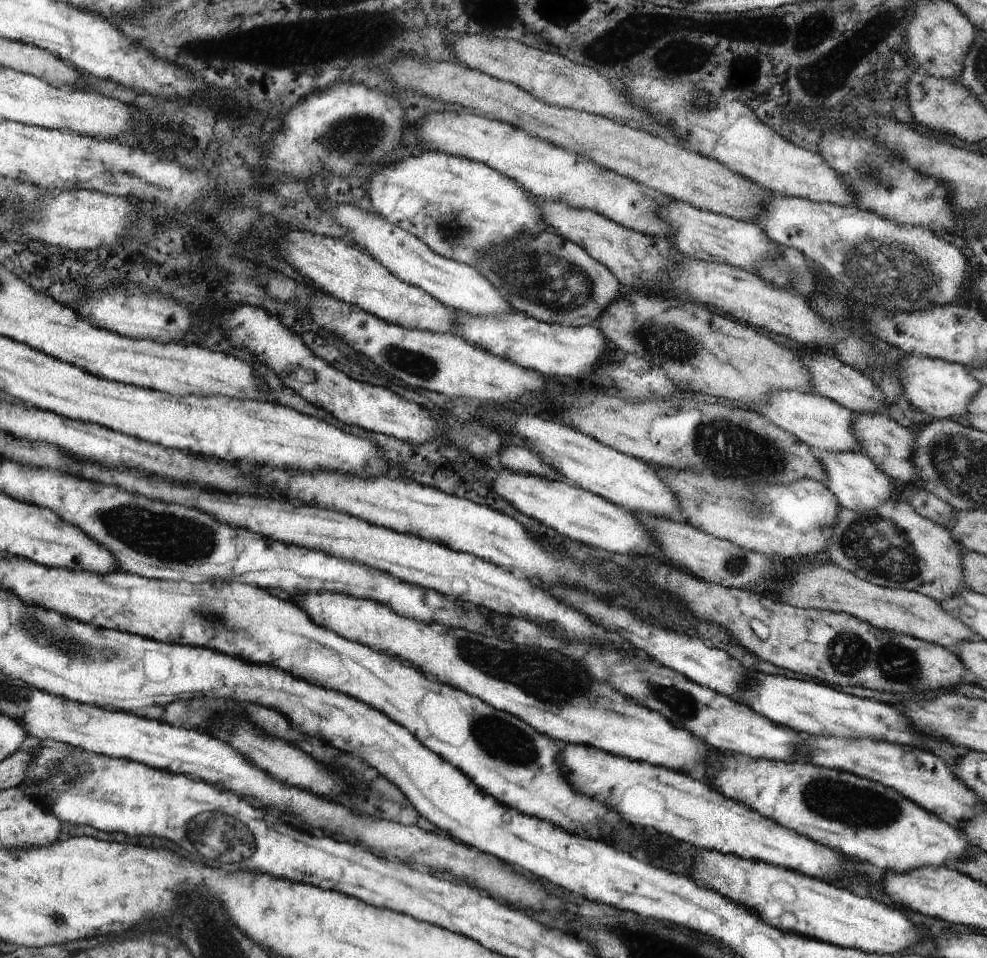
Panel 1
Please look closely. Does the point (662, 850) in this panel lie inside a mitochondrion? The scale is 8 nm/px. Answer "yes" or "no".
no

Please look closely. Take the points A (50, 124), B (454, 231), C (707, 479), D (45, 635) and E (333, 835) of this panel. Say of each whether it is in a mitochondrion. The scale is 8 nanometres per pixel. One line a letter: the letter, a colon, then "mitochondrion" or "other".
A: other
B: mitochondrion
C: mitochondrion
D: mitochondrion
E: other

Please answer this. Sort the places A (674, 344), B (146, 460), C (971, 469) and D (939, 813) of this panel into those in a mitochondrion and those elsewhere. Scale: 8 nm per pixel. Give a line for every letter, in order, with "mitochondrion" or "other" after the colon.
A: mitochondrion
B: other
C: mitochondrion
D: other

